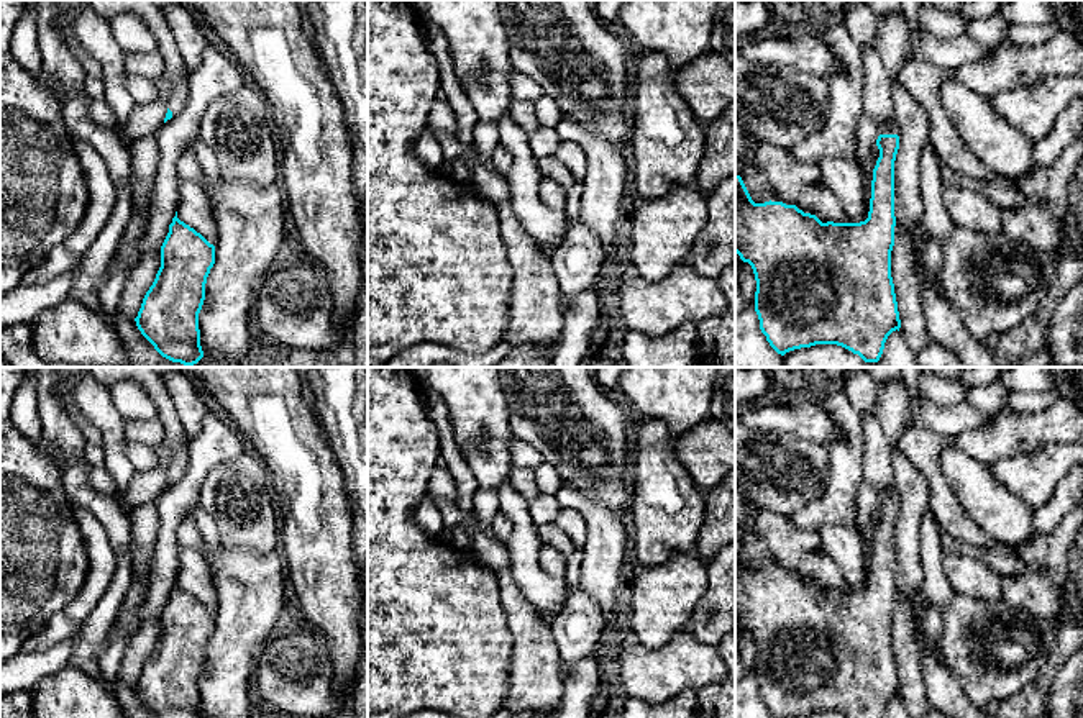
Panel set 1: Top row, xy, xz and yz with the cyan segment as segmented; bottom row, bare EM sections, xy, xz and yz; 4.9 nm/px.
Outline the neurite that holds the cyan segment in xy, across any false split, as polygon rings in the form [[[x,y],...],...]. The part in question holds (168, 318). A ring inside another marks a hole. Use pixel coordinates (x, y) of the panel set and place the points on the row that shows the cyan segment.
[[[176,216],[161,246],[161,267],[138,316],[141,334],[172,362],[194,366],[203,357],[199,313],[215,264],[215,246]]]

